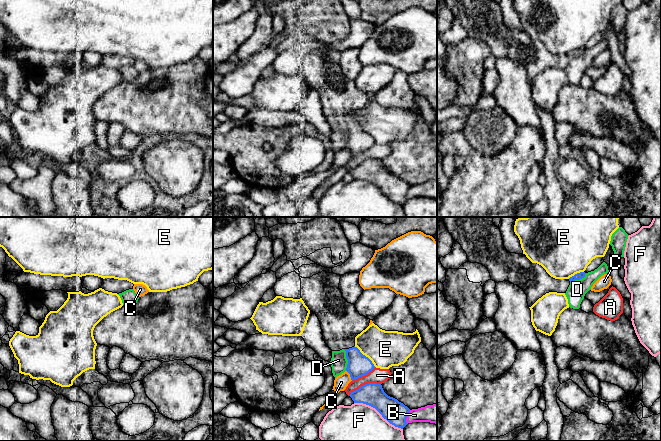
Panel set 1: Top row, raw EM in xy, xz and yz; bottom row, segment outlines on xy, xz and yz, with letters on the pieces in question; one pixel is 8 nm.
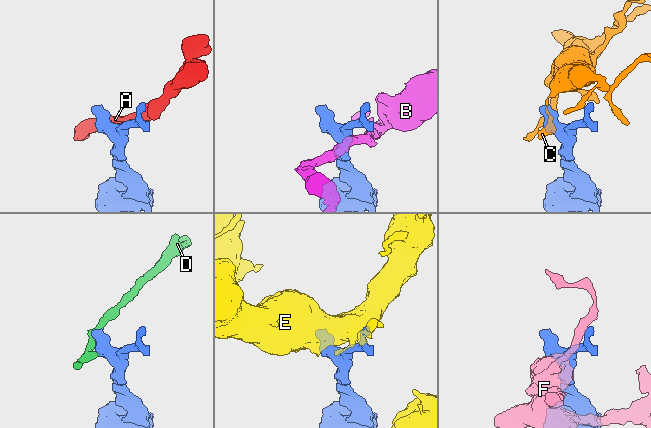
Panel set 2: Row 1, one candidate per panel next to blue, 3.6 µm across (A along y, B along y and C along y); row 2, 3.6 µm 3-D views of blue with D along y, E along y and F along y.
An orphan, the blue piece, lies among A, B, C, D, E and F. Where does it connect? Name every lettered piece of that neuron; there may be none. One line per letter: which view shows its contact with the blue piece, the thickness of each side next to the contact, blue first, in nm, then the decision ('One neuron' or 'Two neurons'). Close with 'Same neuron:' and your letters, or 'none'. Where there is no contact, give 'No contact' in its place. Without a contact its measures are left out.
A: Touches blue in xz. Thickness 190 nm (blue) against 120 nm. Two neurons
B: Touches blue in xz. Thickness 190 nm (blue) against 160 nm. Two neurons
C: Touches blue in xz. Thickness 180 nm (blue) against 110 nm. Two neurons
D: Touches blue in xz. Thickness 180 nm (blue) against 130 nm. Two neurons
E: Touches blue in xz. Thickness 180 nm (blue) against 300 nm. Two neurons
F: Touches blue in xz. Thickness 190 nm (blue) against 480 nm. Two neurons
Same neuron: none

